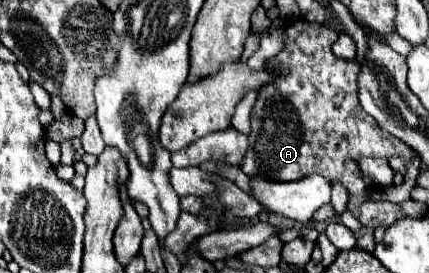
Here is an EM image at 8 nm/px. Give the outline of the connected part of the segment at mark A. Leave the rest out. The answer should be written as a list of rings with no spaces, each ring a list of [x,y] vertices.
[[[297,18],[287,22],[285,28],[287,46],[269,62],[283,66],[279,78],[259,90],[255,116],[251,112],[249,148],[241,160],[241,170],[247,176],[263,180],[289,182],[301,180],[309,174],[321,174],[329,182],[341,182],[349,190],[347,208],[357,216],[359,204],[367,200],[373,183],[359,176],[357,156],[403,156],[409,160],[413,150],[385,132],[377,120],[373,120],[359,104],[357,78],[361,66],[355,60],[337,58],[331,52],[331,44],[337,40],[337,32]]]

